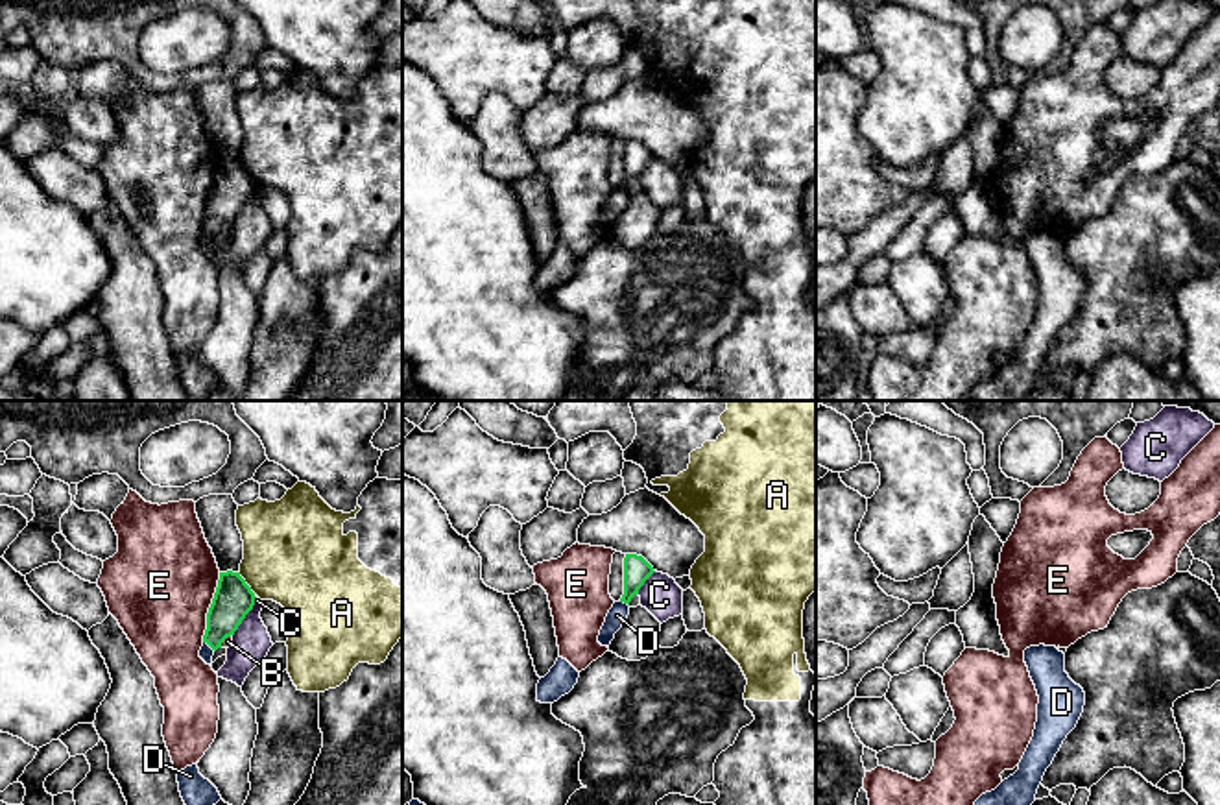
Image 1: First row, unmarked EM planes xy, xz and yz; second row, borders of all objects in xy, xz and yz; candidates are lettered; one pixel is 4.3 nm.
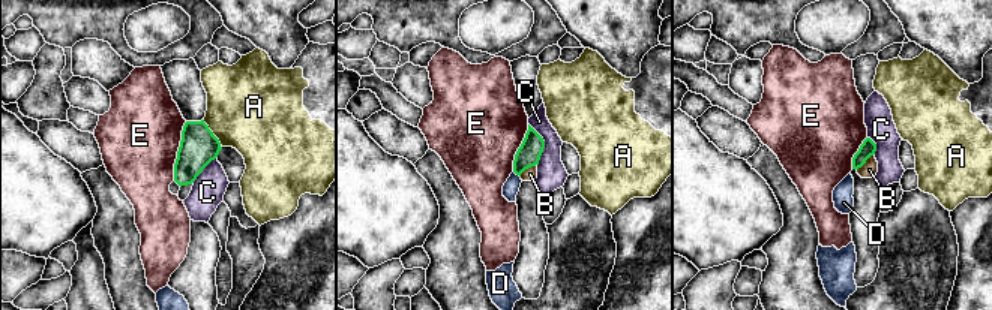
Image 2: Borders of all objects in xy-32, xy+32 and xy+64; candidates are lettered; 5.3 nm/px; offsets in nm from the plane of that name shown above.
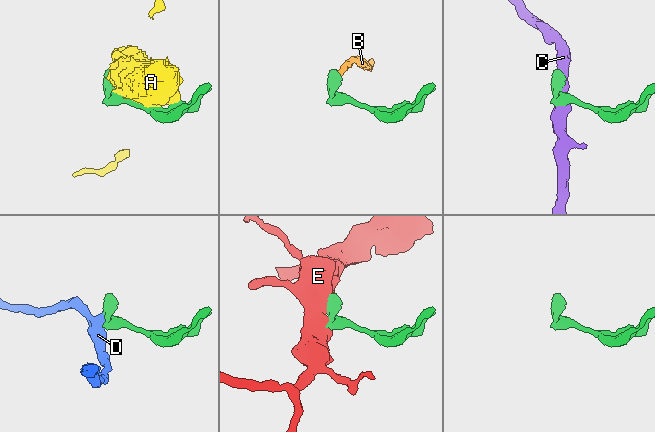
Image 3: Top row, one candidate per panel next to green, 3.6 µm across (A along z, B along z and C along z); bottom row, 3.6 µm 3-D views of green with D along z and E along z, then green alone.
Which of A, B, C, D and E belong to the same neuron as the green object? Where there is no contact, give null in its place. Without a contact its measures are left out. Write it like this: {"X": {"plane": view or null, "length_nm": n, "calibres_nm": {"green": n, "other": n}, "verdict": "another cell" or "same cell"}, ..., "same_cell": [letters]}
{"A": {"plane": "xy", "length_nm": 130, "calibres_nm": {"green": 170, "other": 440}, "verdict": "another cell"}, "B": {"plane": "xy", "length_nm": 80, "calibres_nm": {"green": 170, "other": 40}, "verdict": "another cell"}, "C": {"plane": "xy", "length_nm": 200, "calibres_nm": {"green": 170, "other": 160}, "verdict": "another cell"}, "D": {"plane": "xy", "length_nm": 70, "calibres_nm": {"green": 170, "other": 60}, "verdict": "another cell"}, "E": {"plane": "xy", "length_nm": 320, "calibres_nm": {"green": 170, "other": 480}, "verdict": "another cell"}, "same_cell": []}

